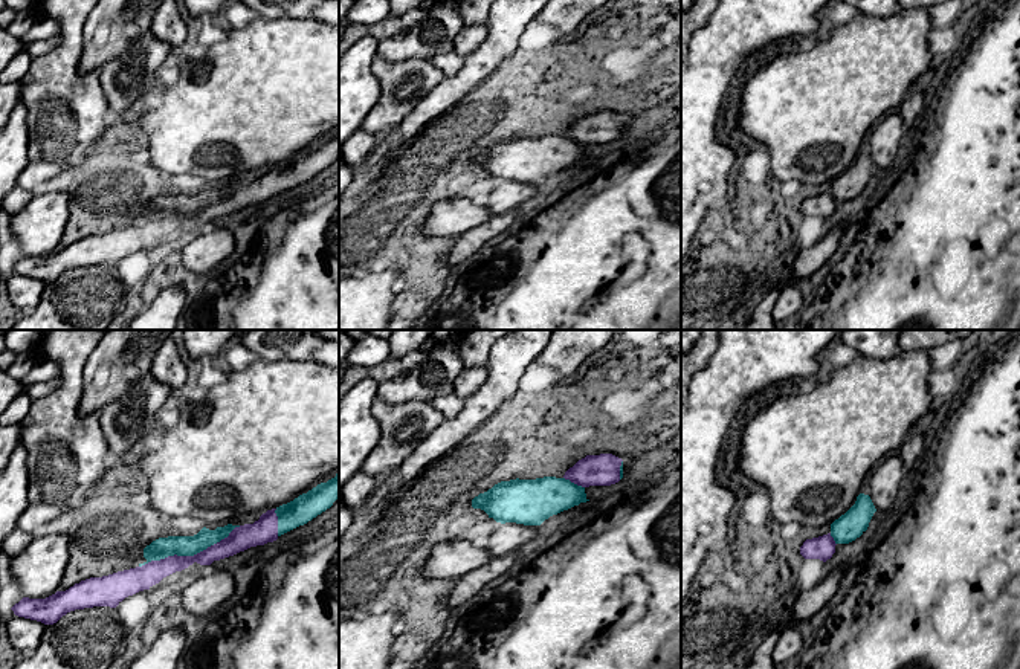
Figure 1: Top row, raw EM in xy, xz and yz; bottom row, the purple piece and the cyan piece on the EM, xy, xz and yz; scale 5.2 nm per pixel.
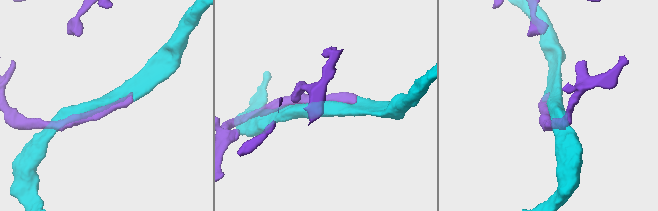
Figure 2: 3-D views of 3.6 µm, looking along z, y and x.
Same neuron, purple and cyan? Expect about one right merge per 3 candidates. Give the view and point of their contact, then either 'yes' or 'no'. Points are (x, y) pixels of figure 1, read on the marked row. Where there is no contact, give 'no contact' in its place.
meets purple in xy at (190, 556); yes

